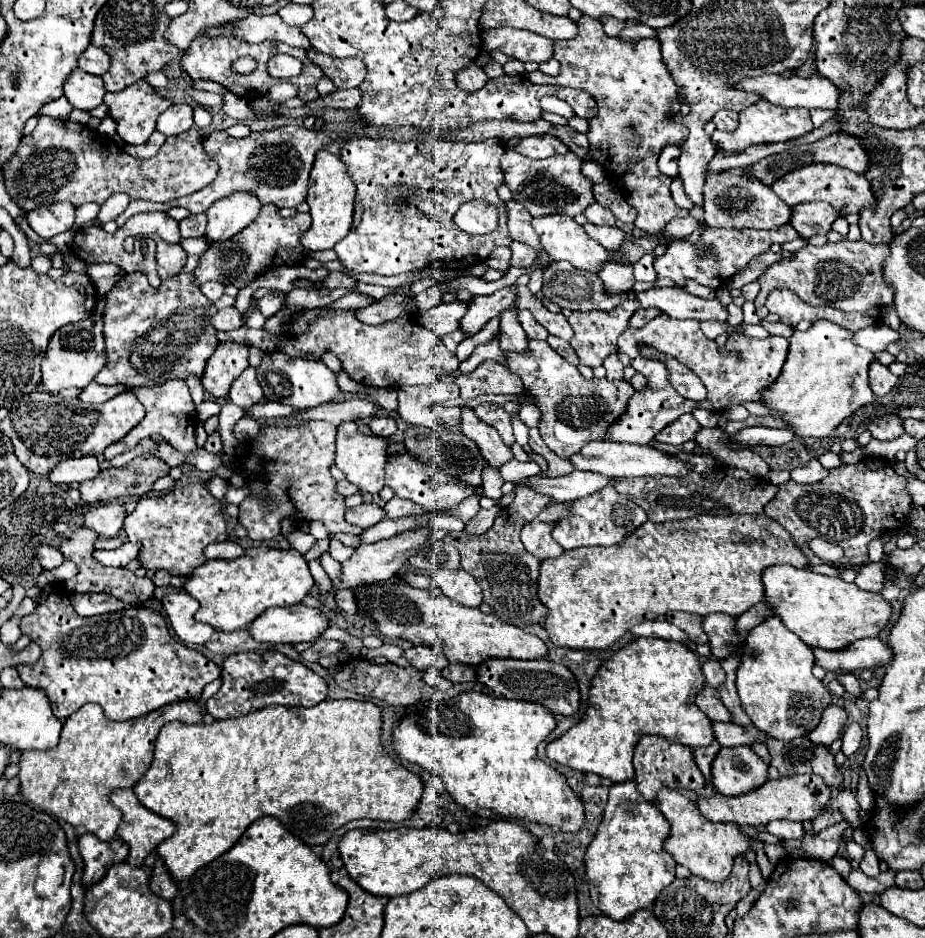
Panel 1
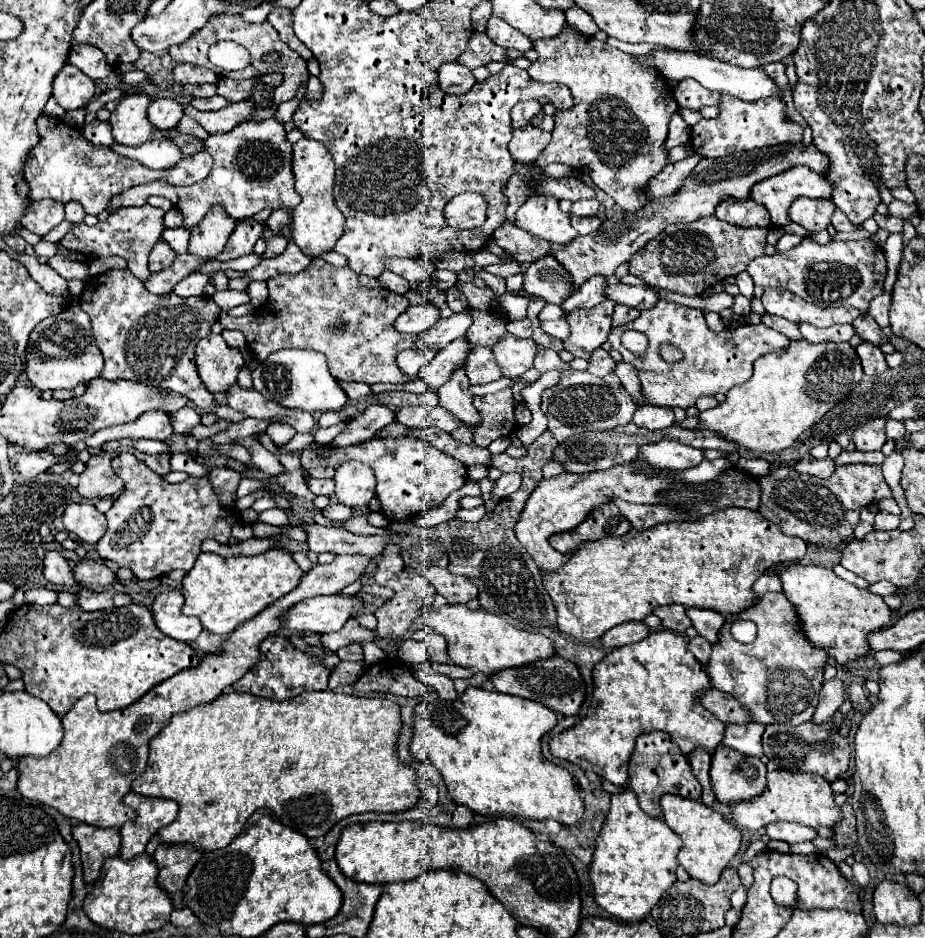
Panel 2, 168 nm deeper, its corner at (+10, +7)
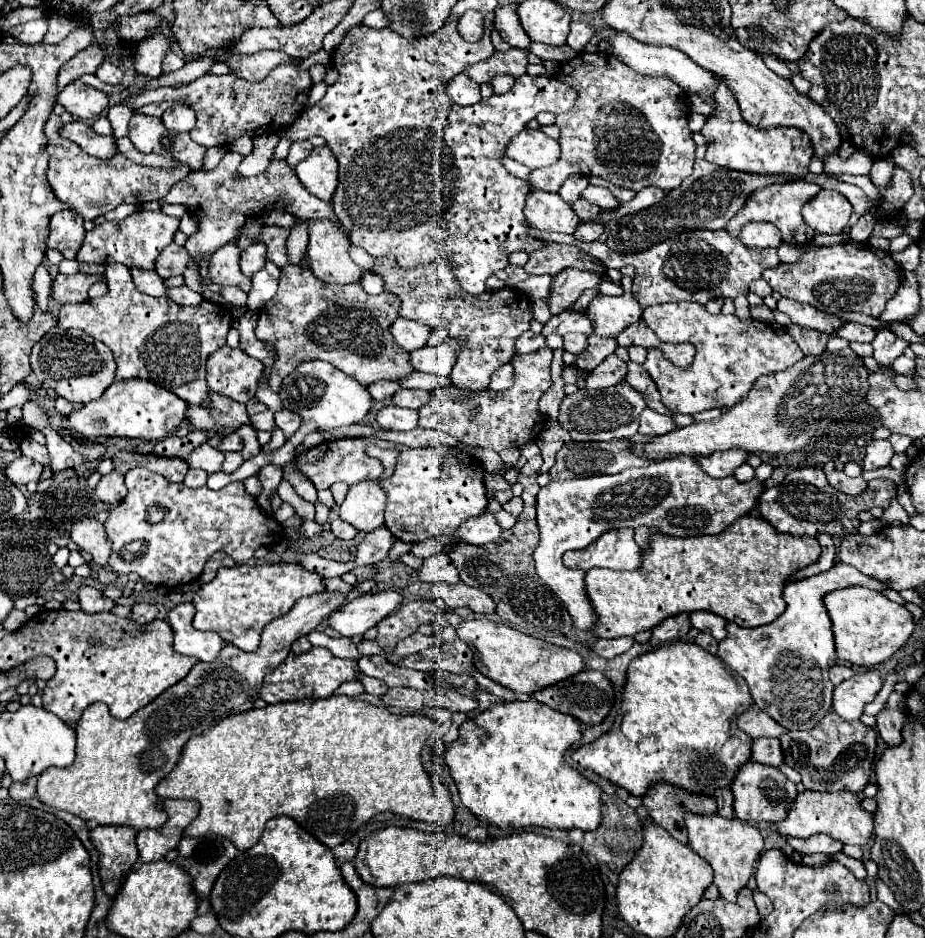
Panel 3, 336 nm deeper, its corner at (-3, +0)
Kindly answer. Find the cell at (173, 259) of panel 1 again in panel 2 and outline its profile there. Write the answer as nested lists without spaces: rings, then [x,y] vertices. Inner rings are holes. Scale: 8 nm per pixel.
[[[158,240],[150,252],[150,272],[160,272],[172,266],[174,258],[176,258],[176,252],[168,246],[168,242]]]

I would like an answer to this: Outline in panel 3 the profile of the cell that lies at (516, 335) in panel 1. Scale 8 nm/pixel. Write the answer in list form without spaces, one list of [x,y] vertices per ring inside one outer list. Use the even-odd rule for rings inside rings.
[[[549,347],[539,349],[537,353],[521,355],[517,353],[511,361],[513,365],[513,385],[507,391],[479,391],[469,393],[463,399],[449,399],[443,395],[443,389],[451,387],[445,383],[439,387],[431,401],[419,411],[419,425],[427,429],[439,429],[467,445],[479,445],[493,451],[503,451],[507,447],[523,447],[529,441],[535,441],[546,424],[546,417],[539,413],[538,403],[541,395],[551,387],[551,359],[553,351]]]

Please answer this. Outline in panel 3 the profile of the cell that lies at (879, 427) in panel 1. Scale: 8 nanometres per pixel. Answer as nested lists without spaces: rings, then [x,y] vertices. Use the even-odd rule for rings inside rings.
[[[889,439],[871,441],[871,443],[867,445],[867,449],[865,449],[863,469],[877,469],[877,467],[885,467],[885,465],[889,465],[893,453],[895,453],[895,451],[893,451]]]

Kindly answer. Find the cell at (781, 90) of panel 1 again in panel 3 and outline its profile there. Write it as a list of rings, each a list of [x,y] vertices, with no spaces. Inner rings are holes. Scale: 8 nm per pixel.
[[[615,33],[607,41],[613,45],[613,55],[617,59],[621,59],[625,65],[629,65],[633,71],[637,71],[641,75],[649,75],[649,77],[667,77],[673,83],[677,83],[685,93],[707,93],[707,95],[713,95],[715,87],[721,85],[721,79],[715,73],[709,73],[707,69],[703,69],[695,61],[689,61],[689,57],[685,57],[685,53],[681,53],[679,49],[645,45],[641,41],[631,39],[627,33]]]

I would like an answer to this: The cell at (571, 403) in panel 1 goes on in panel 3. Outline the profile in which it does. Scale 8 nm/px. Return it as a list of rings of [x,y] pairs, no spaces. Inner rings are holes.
[[[621,381],[609,389],[579,389],[567,395],[559,407],[559,425],[569,431],[573,441],[607,441],[629,439],[639,429],[639,413],[645,409],[643,397],[627,383]]]

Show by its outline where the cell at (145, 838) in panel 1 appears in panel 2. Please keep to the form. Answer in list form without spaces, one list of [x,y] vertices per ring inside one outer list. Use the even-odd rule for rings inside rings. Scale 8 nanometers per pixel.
[[[130,792],[124,796],[124,804],[136,810],[136,820],[128,822],[120,828],[122,836],[122,860],[132,860],[134,856],[142,854],[148,840],[166,824],[170,824],[178,814],[178,804],[166,798],[148,798]]]

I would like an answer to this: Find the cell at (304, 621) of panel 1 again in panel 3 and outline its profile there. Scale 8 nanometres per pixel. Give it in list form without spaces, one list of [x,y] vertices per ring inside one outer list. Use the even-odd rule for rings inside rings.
[[[395,591],[359,595],[353,601],[347,601],[341,609],[333,611],[327,617],[327,623],[343,637],[361,637],[367,629],[375,627],[381,619],[395,611],[399,603],[403,603],[403,597]]]

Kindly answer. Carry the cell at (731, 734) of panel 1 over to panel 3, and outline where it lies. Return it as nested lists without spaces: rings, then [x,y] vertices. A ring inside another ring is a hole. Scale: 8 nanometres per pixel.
[[[759,737],[753,739],[753,747],[751,747],[751,759],[763,765],[773,765],[779,767],[781,765],[781,745],[779,739],[775,737]]]

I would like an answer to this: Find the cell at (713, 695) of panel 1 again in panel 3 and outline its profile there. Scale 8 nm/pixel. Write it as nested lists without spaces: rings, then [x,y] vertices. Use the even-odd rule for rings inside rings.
[[[751,705],[741,717],[737,717],[739,729],[743,729],[749,737],[781,737],[787,729],[781,729],[767,713],[761,713],[757,705]]]

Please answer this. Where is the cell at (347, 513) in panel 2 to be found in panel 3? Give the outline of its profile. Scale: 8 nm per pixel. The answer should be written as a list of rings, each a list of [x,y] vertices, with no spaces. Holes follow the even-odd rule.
[[[337,517],[337,519],[331,523],[331,533],[333,533],[335,537],[343,539],[343,541],[351,541],[351,539],[357,537],[359,531],[357,531],[353,525],[349,525],[349,523],[345,523],[343,519]]]

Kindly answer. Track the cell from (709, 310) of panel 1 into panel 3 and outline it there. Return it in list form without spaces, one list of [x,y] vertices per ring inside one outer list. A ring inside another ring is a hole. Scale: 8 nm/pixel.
[[[625,293],[621,297],[599,295],[589,303],[587,313],[593,319],[593,329],[597,335],[603,337],[617,337],[621,329],[629,327],[631,323],[641,321],[643,307],[635,299],[635,295]]]

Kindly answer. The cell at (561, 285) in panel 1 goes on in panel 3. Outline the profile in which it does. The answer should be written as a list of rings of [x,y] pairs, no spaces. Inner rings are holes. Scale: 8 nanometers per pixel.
[[[541,275],[541,277],[529,277],[527,281],[519,283],[517,287],[529,295],[531,299],[539,299],[539,297],[549,297],[551,293],[551,285],[553,285],[553,275]]]

